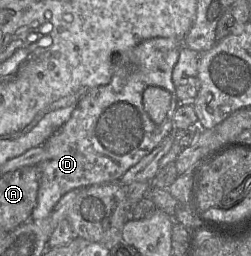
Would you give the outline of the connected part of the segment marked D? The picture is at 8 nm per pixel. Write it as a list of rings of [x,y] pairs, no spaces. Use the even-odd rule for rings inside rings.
[[[157,37],[145,40],[114,57],[110,83],[94,88],[85,94],[79,100],[68,121],[43,144],[44,158],[36,165],[39,169],[37,202],[30,220],[42,220],[49,217],[60,198],[72,189],[119,182],[131,167],[148,155],[172,132],[172,117],[178,107],[172,74],[182,46],[185,46],[183,40],[178,38]],[[149,86],[164,88],[171,94],[170,107],[161,124],[155,124],[143,106],[143,92]]]

